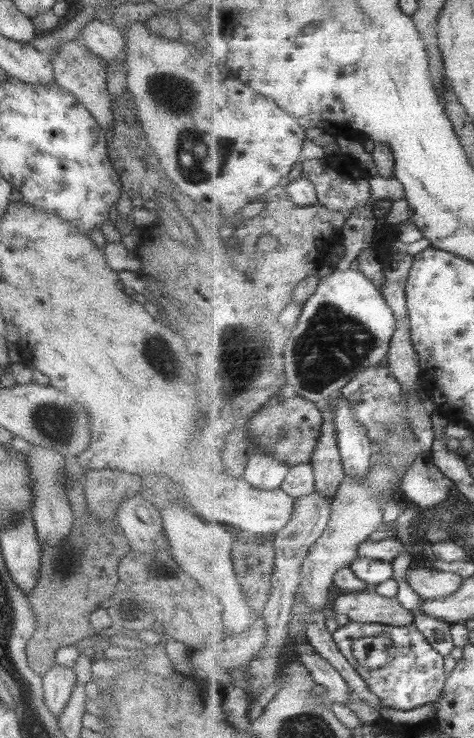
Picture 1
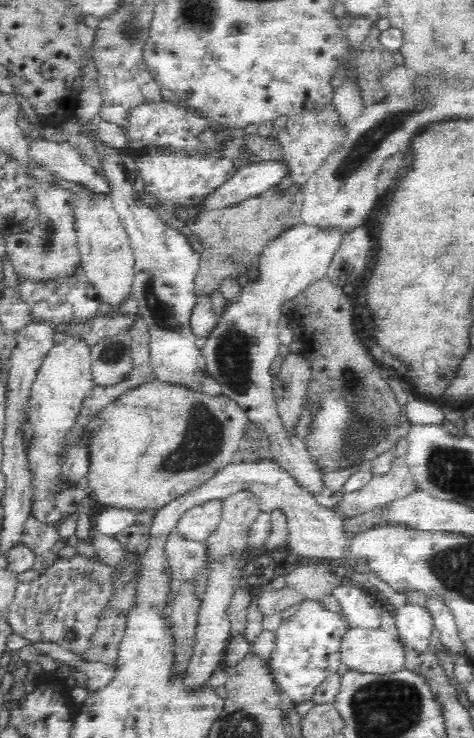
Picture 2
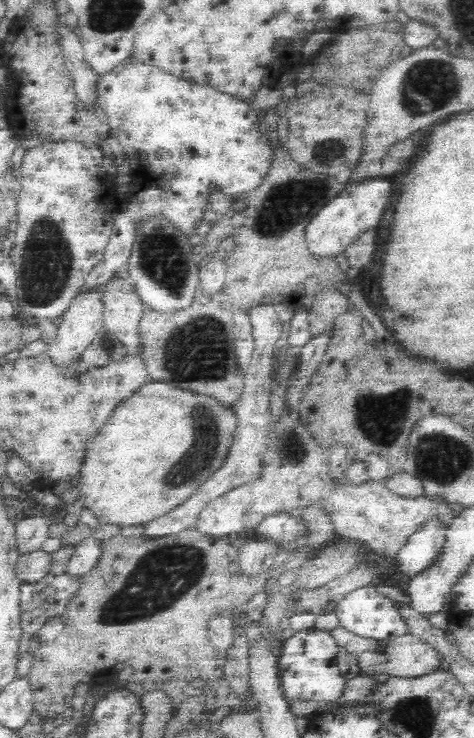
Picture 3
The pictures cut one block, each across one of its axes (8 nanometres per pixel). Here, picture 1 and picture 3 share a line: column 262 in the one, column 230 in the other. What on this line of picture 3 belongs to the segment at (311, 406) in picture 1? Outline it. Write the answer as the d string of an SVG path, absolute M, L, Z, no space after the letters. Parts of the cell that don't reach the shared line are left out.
M148 382L143 384L138 387L138 392L134 392L134 396L130 395L130 398L126 398L122 404L116 406L116 410L108 418L106 426L96 434L96 440L90 442L86 460L84 460L79 472L80 483L78 490L80 491L83 506L99 520L100 524L116 524L120 528L147 525L151 520L156 520L156 518L168 514L173 508L188 500L222 466L232 445L236 427L237 416L235 409L222 406L222 403L218 402L217 399L206 398L205 395L194 394L188 392L188 390L178 390L178 388L172 388L168 384L158 384L158 382L156 384L148 384Z

